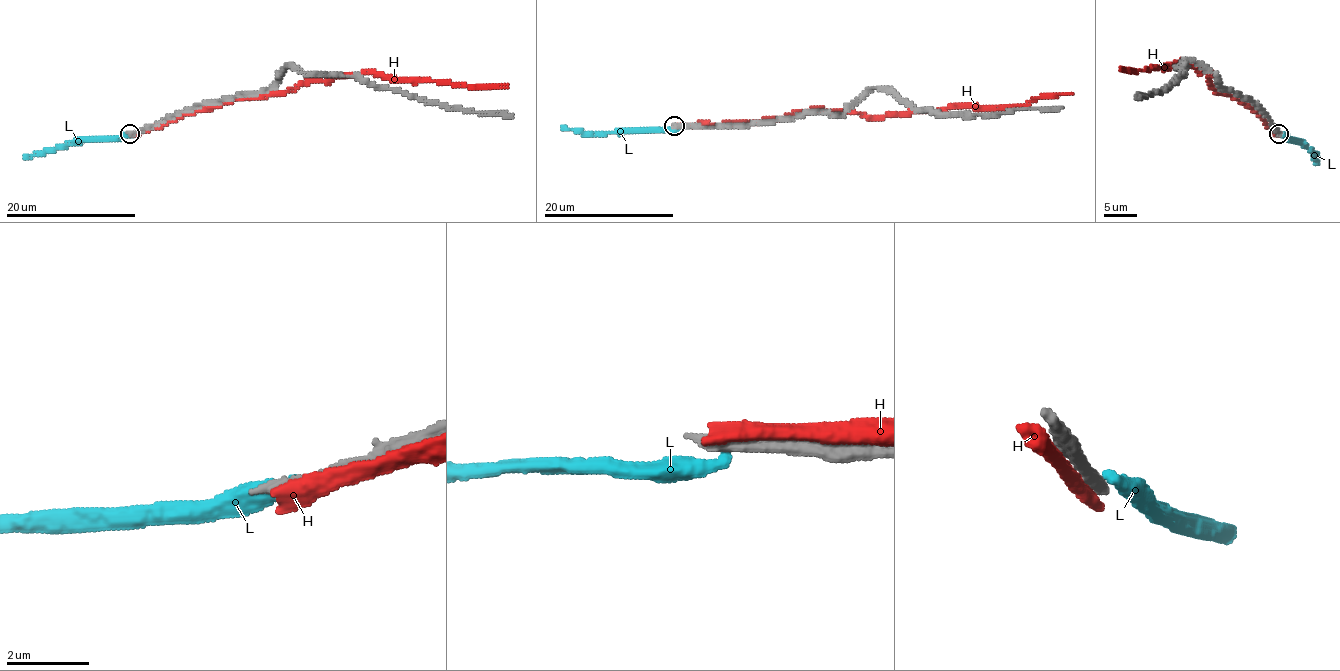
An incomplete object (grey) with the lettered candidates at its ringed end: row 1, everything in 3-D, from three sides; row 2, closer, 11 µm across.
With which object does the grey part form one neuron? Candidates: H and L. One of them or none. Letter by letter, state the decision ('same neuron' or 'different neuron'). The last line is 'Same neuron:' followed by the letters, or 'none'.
H: different neuron
L: different neuron
Same neuron: none

